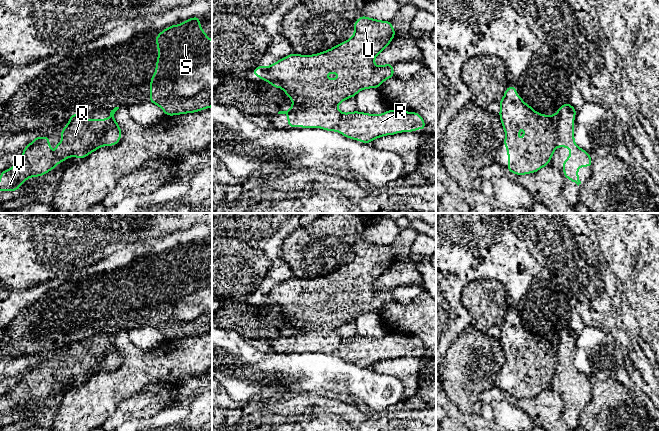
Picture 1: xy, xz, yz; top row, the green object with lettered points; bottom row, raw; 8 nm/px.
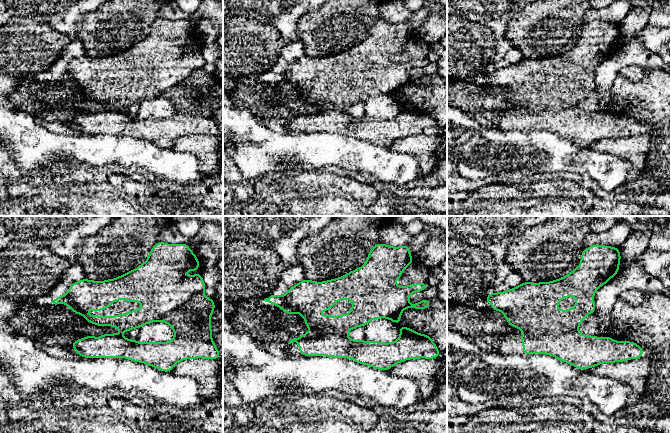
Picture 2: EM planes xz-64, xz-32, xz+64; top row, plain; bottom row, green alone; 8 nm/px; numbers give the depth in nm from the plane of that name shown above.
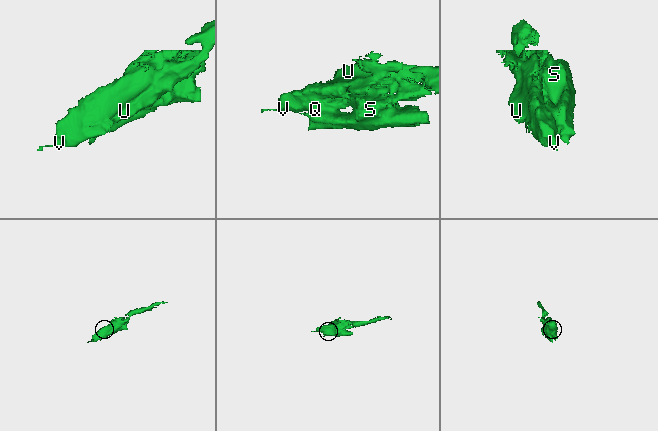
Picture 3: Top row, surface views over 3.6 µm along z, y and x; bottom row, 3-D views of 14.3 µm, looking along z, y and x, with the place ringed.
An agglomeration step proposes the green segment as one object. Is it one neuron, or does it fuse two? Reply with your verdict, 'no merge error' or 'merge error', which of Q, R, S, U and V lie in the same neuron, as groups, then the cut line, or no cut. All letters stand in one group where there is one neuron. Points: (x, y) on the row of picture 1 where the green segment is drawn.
no merge error; groups Q R S U V; cut none

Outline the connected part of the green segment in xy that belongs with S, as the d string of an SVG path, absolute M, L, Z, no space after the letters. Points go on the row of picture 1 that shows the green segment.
M200 16L169 26L155 40L158 60L150 82L149 102L162 108L166 116L212 107L212 40L201 29Z

